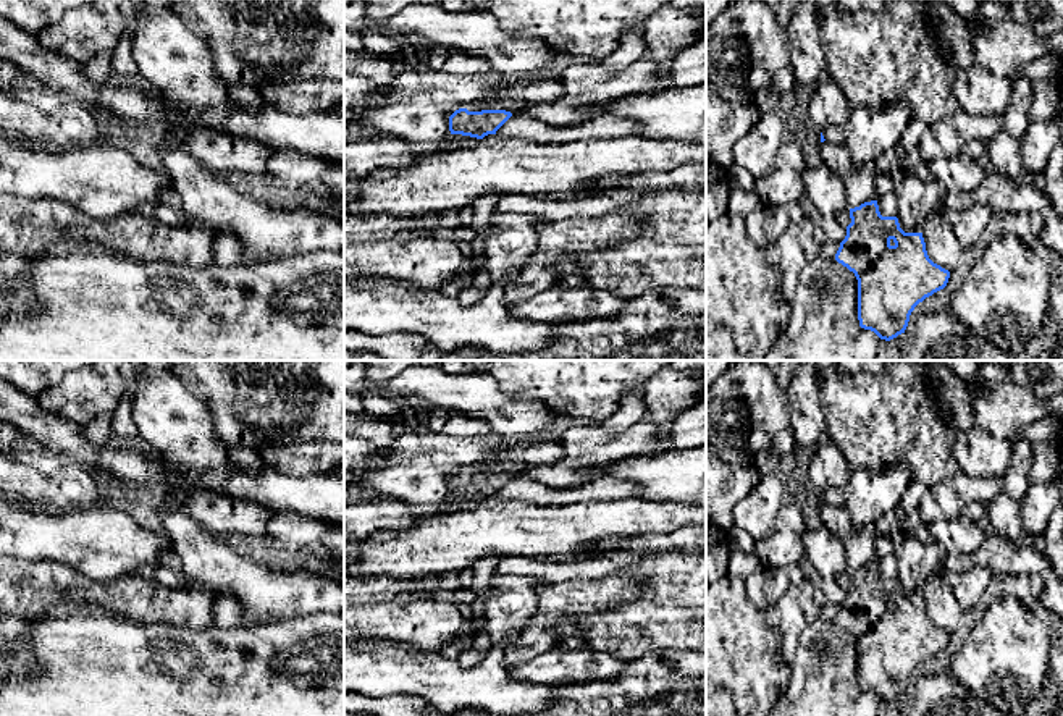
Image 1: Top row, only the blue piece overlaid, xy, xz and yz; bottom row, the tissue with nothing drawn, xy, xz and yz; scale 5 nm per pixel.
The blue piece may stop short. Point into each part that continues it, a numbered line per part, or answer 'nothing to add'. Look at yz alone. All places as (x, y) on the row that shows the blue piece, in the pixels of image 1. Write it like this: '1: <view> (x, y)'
nothing to add

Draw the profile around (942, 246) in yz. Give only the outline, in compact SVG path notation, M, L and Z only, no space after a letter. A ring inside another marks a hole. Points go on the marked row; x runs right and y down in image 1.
M940 210L932 212L921 225L921 230L929 259L948 272L955 270L964 247Z

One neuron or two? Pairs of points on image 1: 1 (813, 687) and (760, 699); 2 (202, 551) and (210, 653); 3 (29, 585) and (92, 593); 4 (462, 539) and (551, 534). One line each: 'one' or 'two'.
1: two
2: two
3: one
4: one

